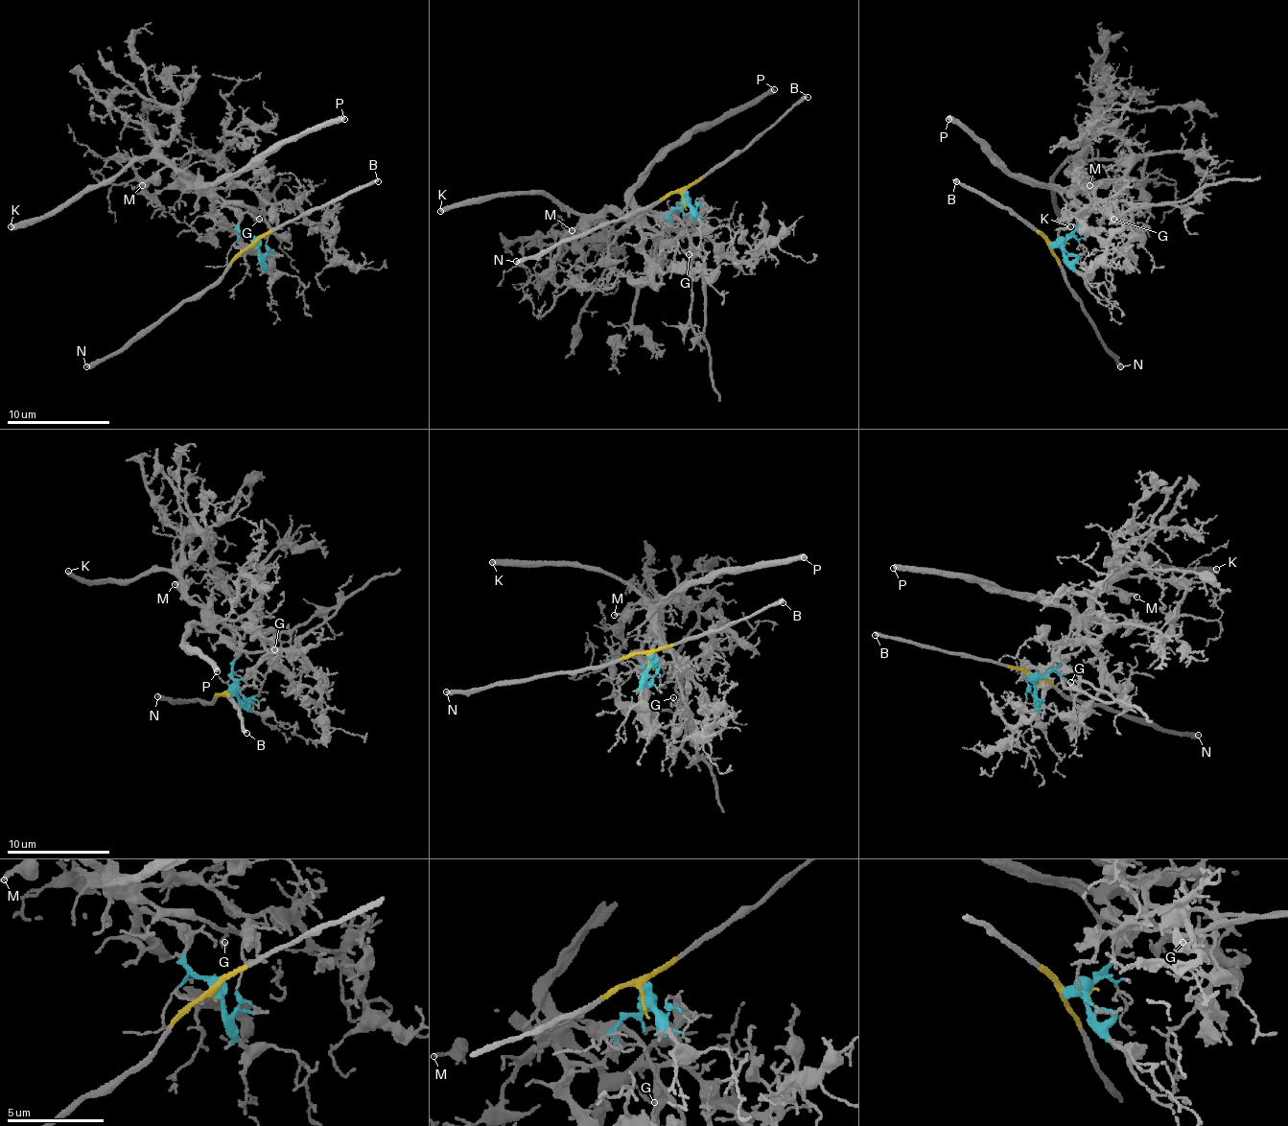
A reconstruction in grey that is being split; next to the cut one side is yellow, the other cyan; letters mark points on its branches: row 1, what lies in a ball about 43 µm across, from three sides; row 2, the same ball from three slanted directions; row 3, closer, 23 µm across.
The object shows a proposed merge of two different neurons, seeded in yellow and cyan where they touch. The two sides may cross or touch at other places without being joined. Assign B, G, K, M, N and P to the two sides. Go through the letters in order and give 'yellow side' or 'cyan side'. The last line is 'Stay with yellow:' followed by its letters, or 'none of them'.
B: yellow side
G: cyan side
K: cyan side
M: cyan side
N: yellow side
P: cyan side
Stay with yellow: B, N

